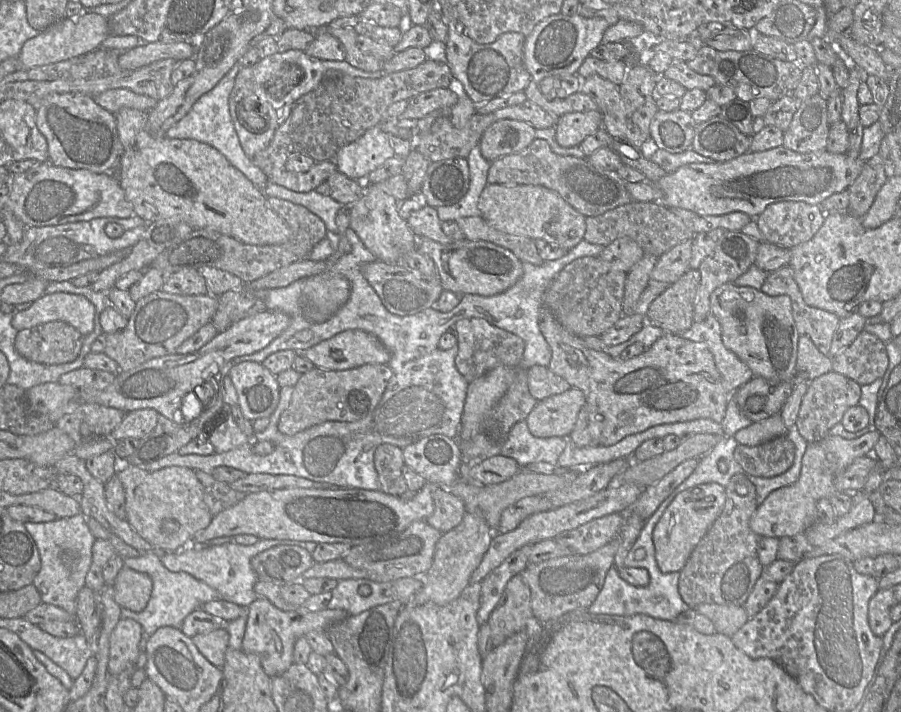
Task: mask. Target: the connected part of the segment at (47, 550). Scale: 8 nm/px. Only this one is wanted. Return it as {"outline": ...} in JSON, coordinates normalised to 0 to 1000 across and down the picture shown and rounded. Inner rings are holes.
{"outline":[[[89,721],[80,726],[63,726],[55,733],[30,733],[26,737],[38,757],[46,784],[44,802],[36,820],[42,827],[47,846],[69,854],[84,868],[87,833],[94,823],[107,758],[97,728]]]}

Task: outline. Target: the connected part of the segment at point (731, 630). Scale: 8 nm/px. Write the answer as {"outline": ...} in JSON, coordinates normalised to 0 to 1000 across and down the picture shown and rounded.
{"outline":[[[779,848],[772,857],[788,869],[796,889],[812,895],[829,872],[826,851]]]}

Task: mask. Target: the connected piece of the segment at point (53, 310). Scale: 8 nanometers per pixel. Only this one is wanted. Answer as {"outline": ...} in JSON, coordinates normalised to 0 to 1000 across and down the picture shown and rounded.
{"outline":[[[74,410],[50,412],[13,448],[19,463],[37,461],[57,452],[71,451],[83,459],[92,472],[104,461],[105,430],[95,417]]]}

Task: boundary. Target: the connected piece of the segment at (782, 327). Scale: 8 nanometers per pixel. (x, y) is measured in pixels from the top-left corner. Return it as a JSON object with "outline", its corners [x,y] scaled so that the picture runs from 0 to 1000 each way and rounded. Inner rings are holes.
{"outline":[[[805,397],[788,414],[788,433],[800,458],[804,486],[827,513],[837,529],[846,529],[855,539],[879,535],[885,527],[885,487],[887,468],[879,441],[879,426],[875,414],[853,416],[844,406]]]}

